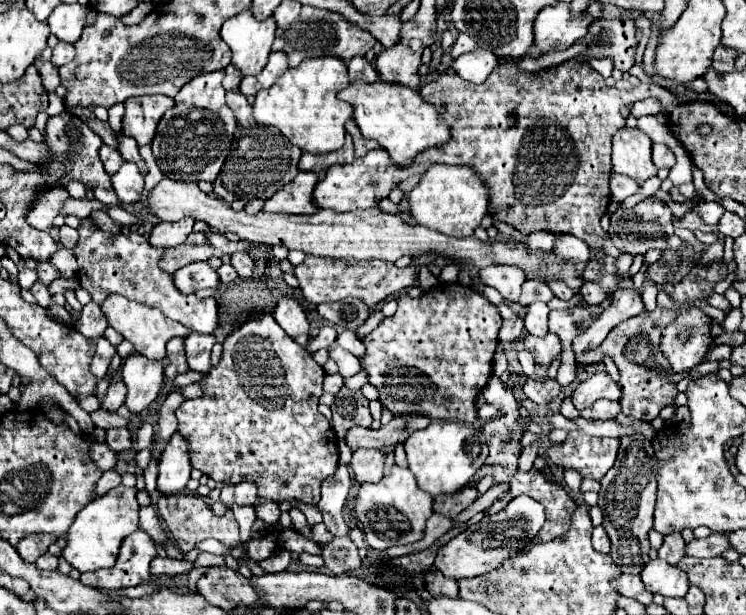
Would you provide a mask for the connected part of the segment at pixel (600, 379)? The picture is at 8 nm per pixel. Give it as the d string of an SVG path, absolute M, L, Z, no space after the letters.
M601 371L581 381L571 399L573 405L581 411L585 407L591 407L597 399L619 399L619 397L621 397L619 385L611 379L607 371Z

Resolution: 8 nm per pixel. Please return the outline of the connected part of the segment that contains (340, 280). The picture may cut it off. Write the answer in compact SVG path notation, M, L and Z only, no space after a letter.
M307 255L305 261L293 269L293 273L299 281L299 289L303 291L303 297L313 305L335 303L335 301L341 301L351 295L351 297L361 297L365 303L369 303L369 307L375 307L379 301L387 299L389 295L399 293L401 289L413 285L413 281L417 277L415 265L399 269L393 263L379 261L379 259L373 259L373 261L319 259L319 257L311 257L311 255Z

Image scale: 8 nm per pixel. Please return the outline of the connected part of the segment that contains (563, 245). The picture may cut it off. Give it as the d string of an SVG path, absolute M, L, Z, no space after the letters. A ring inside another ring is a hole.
M555 235L555 251L561 259L573 261L579 271L589 263L589 247L585 241L573 235Z

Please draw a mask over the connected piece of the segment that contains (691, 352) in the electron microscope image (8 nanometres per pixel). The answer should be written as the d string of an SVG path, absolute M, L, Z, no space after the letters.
M689 309L671 323L661 337L661 351L671 363L671 371L679 373L703 361L711 343L711 319L701 309Z

